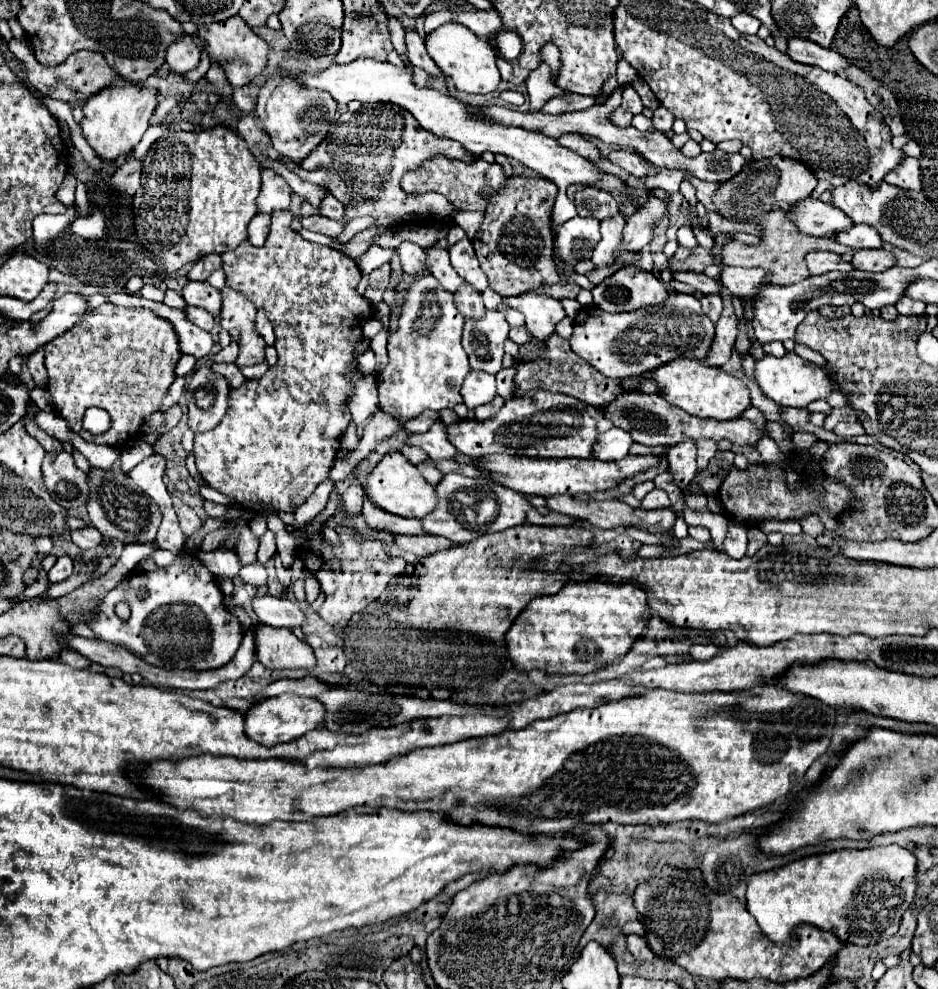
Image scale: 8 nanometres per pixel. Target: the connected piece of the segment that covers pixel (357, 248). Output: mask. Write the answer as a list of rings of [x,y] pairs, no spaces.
[[[373,226],[373,228],[367,228],[365,232],[357,234],[357,236],[345,246],[345,254],[351,256],[353,260],[359,260],[359,258],[367,252],[371,238],[377,236],[377,234],[381,234],[381,232],[385,232],[385,228],[375,228],[375,226]]]

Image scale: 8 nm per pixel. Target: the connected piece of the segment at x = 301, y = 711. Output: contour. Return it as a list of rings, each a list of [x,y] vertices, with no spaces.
[[[279,694],[273,698],[267,698],[263,702],[257,702],[251,706],[245,714],[245,734],[249,740],[261,744],[261,746],[277,746],[283,742],[293,742],[307,734],[309,730],[319,728],[323,722],[323,704],[319,704],[313,698],[297,696],[297,694]]]

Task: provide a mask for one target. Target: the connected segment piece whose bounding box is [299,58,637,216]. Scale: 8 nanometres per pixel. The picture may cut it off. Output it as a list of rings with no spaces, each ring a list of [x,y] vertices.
[[[359,58],[349,64],[335,64],[329,70],[311,76],[311,74],[299,74],[299,80],[311,88],[319,88],[329,92],[337,104],[347,104],[351,100],[359,100],[363,104],[377,104],[377,102],[391,102],[415,116],[415,120],[425,128],[427,132],[439,136],[439,138],[451,138],[473,156],[481,156],[483,152],[493,154],[505,154],[509,158],[515,158],[541,174],[543,178],[557,184],[559,192],[563,194],[567,186],[571,184],[587,184],[587,186],[599,186],[601,190],[611,190],[615,194],[623,196],[623,210],[625,216],[631,216],[635,212],[637,200],[629,196],[627,186],[613,174],[603,174],[595,170],[595,166],[579,156],[577,152],[563,148],[555,138],[543,136],[539,132],[531,132],[519,126],[505,126],[493,118],[489,118],[483,112],[475,112],[473,106],[459,102],[457,98],[449,94],[441,94],[431,88],[417,88],[413,82],[413,70],[411,68],[397,68],[389,62],[377,62],[371,58]]]

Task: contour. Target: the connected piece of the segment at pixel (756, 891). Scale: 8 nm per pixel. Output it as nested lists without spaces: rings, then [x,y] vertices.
[[[897,844],[873,846],[863,850],[845,848],[829,854],[805,856],[781,868],[751,874],[747,882],[747,910],[757,920],[761,932],[769,940],[779,944],[789,940],[789,934],[797,924],[811,924],[819,930],[833,932],[845,944],[871,946],[885,938],[891,938],[899,930],[901,918],[911,906],[917,892],[915,866],[917,866],[915,856]]]

